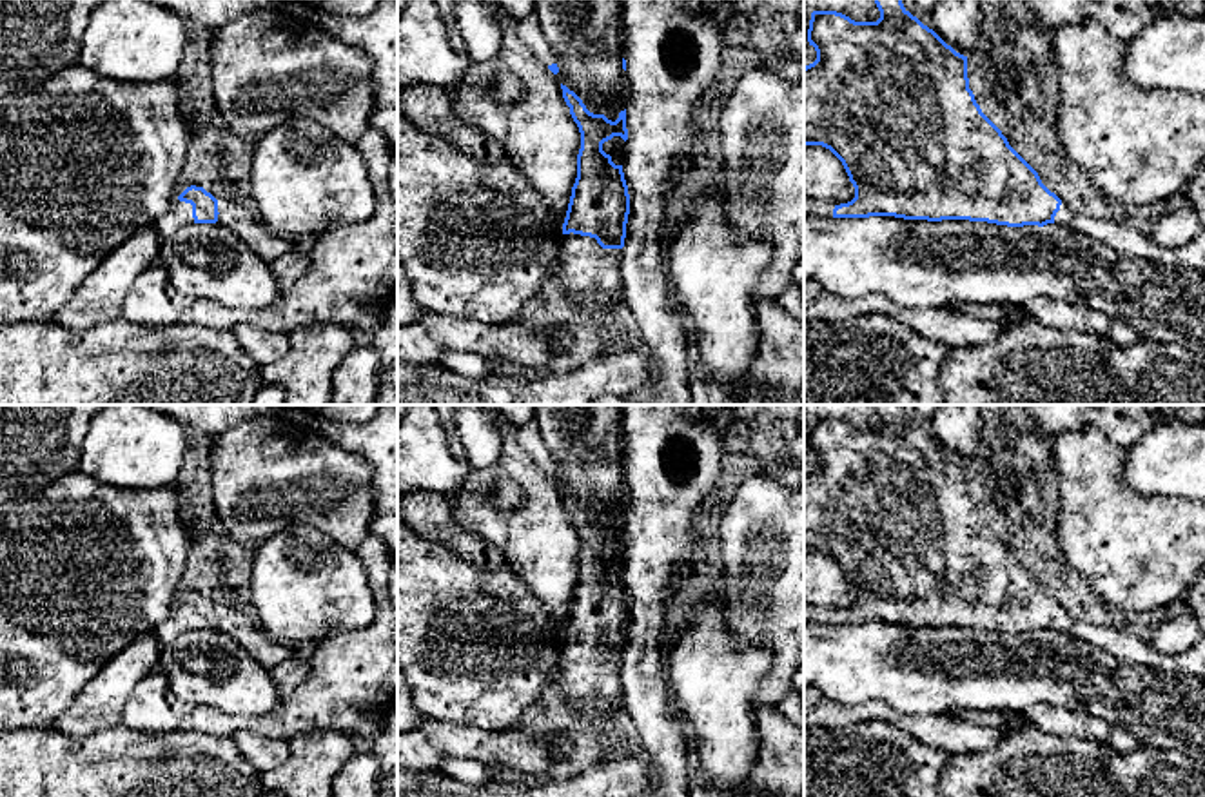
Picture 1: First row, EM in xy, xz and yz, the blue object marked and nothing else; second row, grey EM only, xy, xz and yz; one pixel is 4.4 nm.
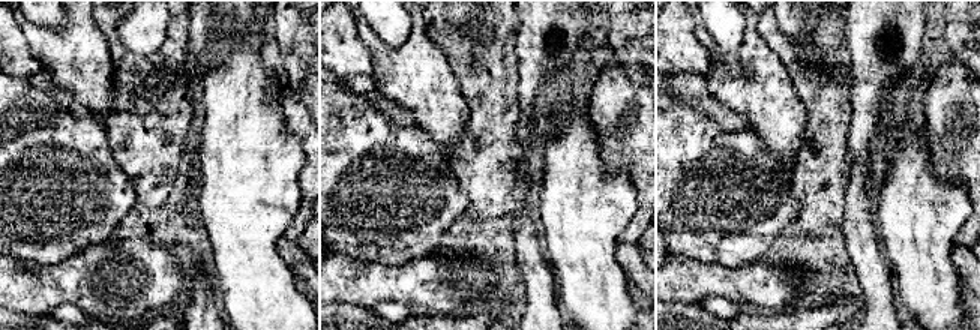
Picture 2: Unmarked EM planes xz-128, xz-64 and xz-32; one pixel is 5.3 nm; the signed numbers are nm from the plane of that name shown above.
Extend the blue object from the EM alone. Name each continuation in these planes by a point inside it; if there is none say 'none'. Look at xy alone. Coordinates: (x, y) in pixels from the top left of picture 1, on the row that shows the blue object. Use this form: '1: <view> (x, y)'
1: xy (180, 215)

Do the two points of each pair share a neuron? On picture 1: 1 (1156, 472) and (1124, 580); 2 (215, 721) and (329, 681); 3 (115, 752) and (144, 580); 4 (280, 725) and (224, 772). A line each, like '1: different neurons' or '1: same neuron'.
1: different neurons
2: same neuron
3: different neurons
4: different neurons

